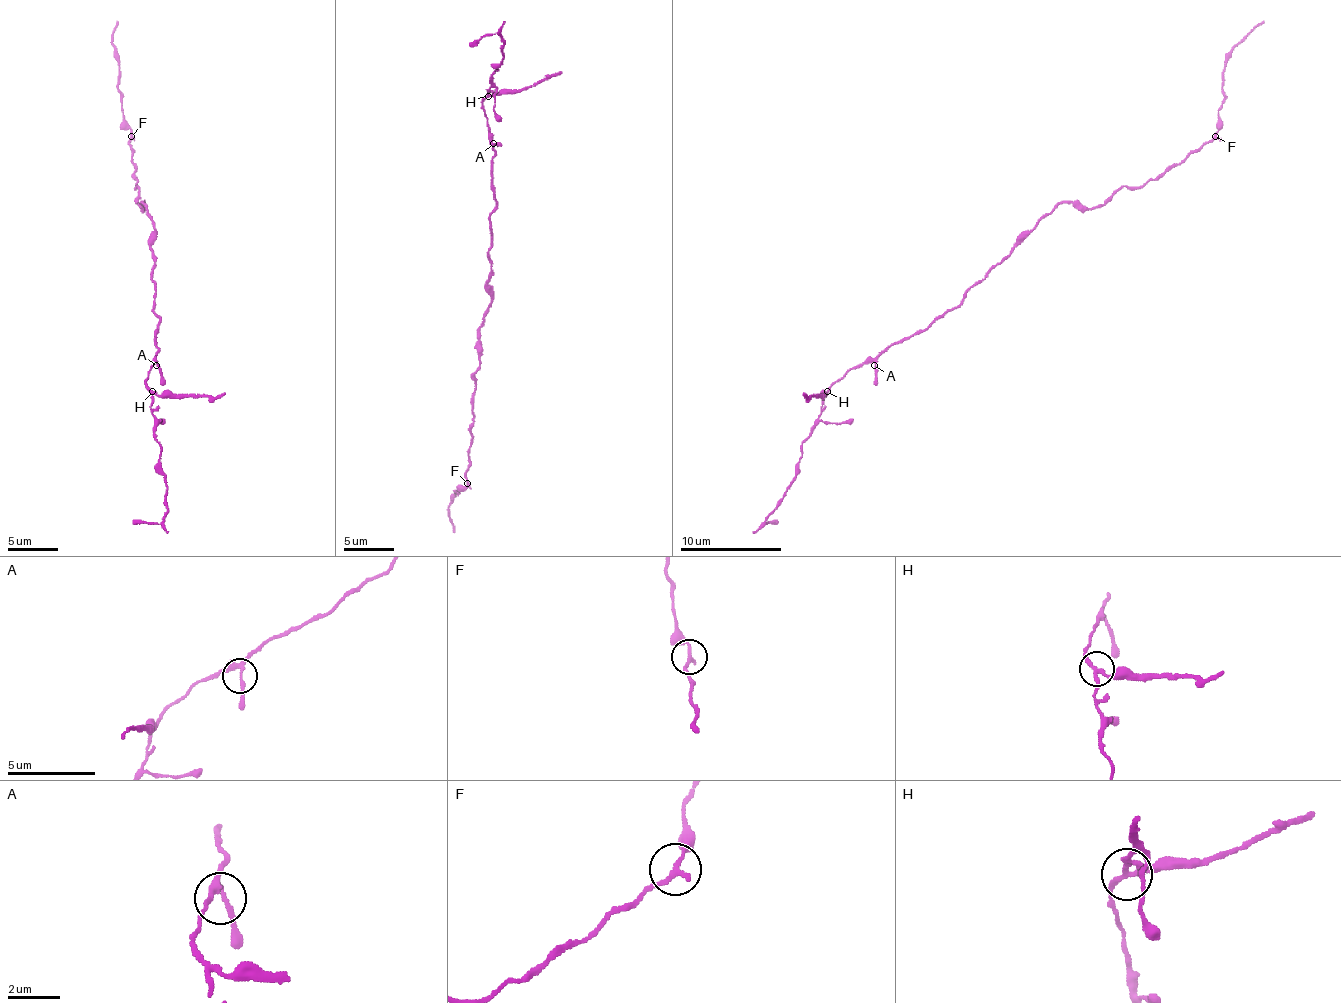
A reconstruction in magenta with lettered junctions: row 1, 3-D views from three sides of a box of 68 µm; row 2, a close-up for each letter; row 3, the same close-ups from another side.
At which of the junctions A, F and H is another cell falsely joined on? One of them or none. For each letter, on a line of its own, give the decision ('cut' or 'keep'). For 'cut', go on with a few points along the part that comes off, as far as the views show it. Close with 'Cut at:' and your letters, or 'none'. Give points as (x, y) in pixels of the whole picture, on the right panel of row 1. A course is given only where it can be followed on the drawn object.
A: keep
F: keep
H: cut; foreign part runs (826, 391), (824, 396), (809, 398), (804, 393)
Cut at: H

